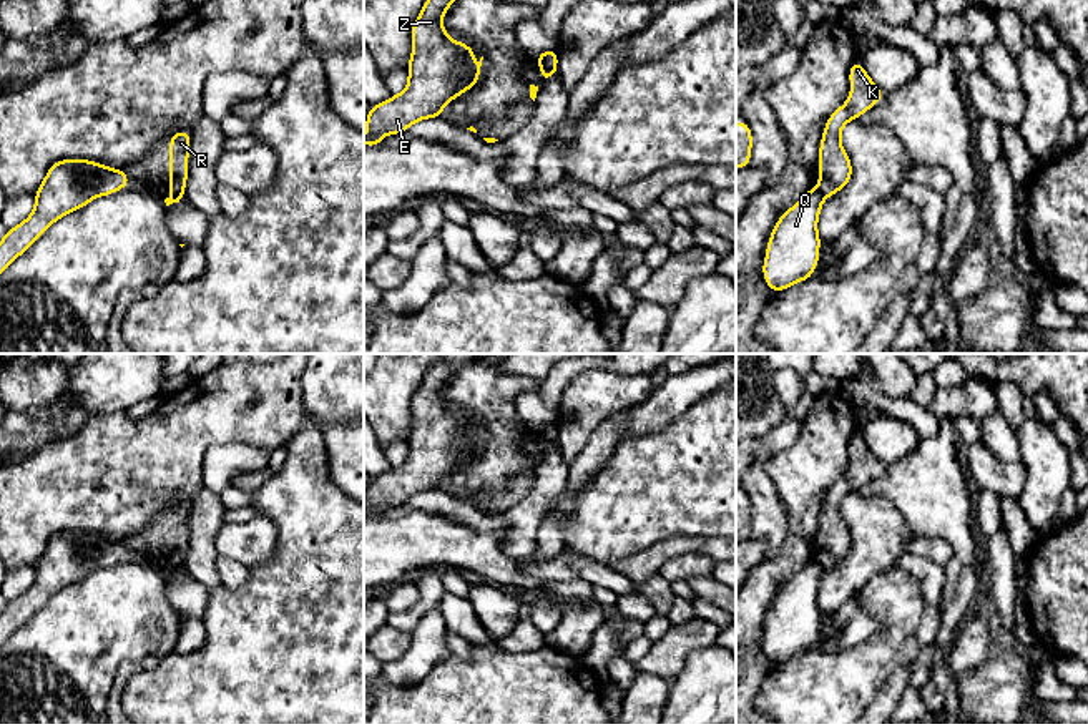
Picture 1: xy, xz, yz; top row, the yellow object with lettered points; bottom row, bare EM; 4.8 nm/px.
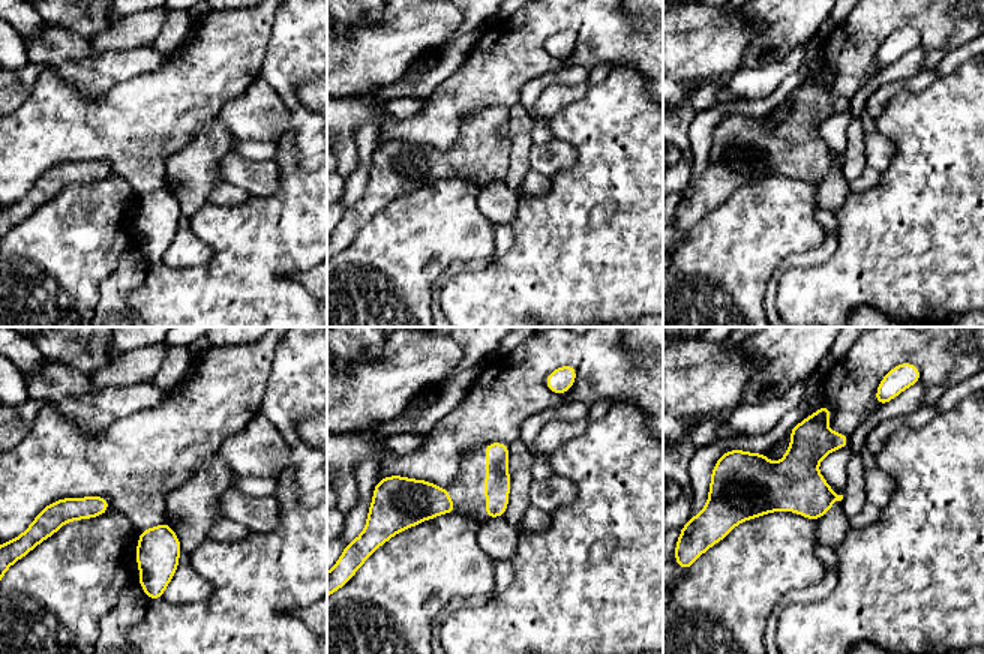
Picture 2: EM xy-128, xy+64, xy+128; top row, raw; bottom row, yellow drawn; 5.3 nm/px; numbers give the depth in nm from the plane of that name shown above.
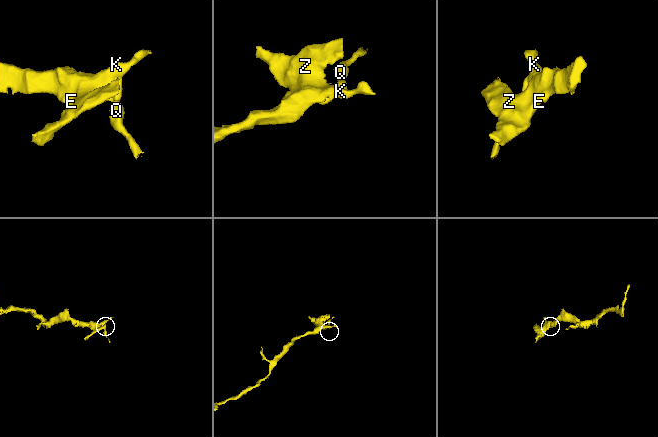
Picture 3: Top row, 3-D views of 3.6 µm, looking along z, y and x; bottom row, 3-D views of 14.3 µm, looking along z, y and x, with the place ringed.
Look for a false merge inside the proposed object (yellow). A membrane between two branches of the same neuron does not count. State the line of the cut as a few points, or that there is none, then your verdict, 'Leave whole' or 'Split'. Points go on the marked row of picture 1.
Split along xz (544, 67), (555, 70). Split

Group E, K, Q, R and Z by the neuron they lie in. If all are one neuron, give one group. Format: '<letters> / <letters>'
E K R Z / Q

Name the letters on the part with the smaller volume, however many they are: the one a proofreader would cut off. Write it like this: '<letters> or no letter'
Q

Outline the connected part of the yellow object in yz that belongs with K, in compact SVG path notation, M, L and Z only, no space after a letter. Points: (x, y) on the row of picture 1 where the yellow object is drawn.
M854 60L849 70L850 96L827 120L819 148L819 191L831 198L845 188L852 178L852 163L841 144L841 131L845 123L860 118L884 98L884 91L869 78L860 60Z

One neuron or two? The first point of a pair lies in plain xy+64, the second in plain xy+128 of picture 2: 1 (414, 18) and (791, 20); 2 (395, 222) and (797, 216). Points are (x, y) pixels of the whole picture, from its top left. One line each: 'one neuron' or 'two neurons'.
1: two neurons
2: one neuron

